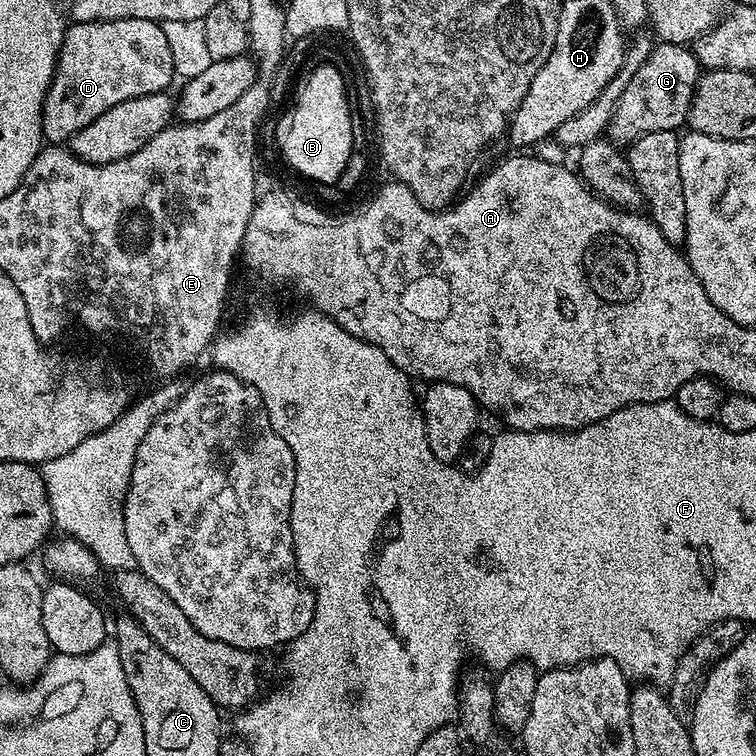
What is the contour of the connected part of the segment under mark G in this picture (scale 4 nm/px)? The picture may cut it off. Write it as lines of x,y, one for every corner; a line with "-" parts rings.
660,42
657,43
657,45
658,46
647,56
646,60
633,72
632,76
630,78
627,77
624,89
622,90
622,94
616,102
616,108
612,111
612,117
608,119
606,136
607,139
616,146
630,145
634,143
634,141
636,141
638,138
645,136
648,133
656,133
658,130
666,129
668,131
675,131
676,129
679,129
678,126
681,125
681,127
683,127
687,121
689,102
692,101
693,90
700,77
700,67
696,60
696,56
693,55
691,49
685,45
670,44
666,42

